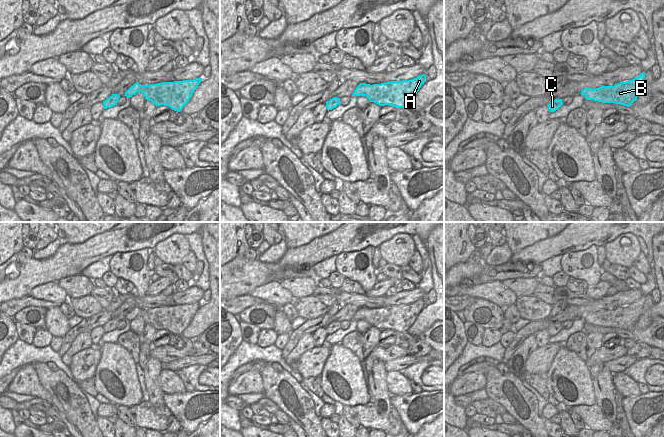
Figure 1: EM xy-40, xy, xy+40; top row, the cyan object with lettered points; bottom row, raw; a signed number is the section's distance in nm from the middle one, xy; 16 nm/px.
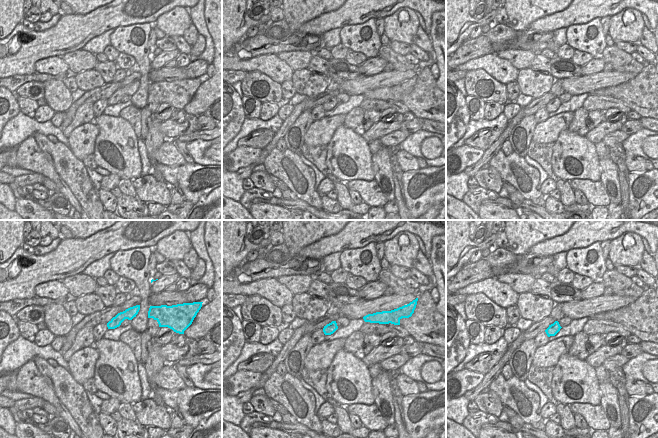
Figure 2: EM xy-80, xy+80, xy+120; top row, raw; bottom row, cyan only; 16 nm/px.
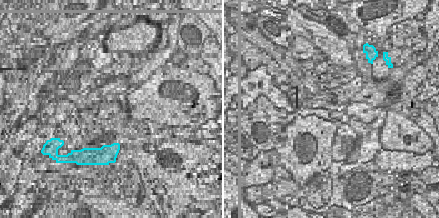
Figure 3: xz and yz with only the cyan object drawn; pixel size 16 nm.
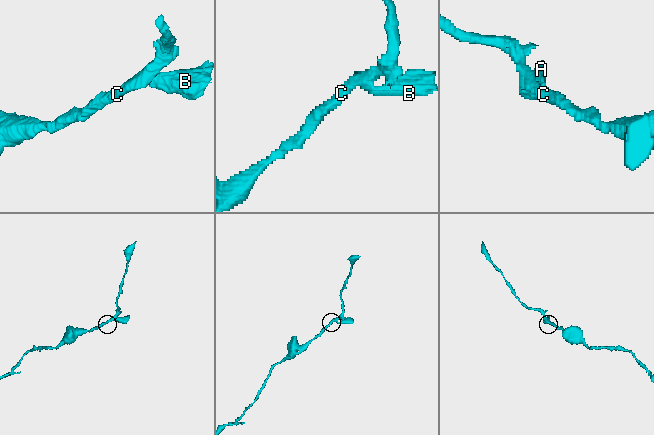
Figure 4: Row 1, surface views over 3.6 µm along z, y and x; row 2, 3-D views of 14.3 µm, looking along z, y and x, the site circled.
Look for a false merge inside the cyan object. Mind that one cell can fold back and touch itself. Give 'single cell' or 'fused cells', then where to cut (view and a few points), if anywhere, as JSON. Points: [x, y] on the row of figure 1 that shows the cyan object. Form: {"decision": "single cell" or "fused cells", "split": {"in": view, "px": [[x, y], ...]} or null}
{"decision": "single cell", "split": null}

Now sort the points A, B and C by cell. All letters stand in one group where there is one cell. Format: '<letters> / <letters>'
A B C

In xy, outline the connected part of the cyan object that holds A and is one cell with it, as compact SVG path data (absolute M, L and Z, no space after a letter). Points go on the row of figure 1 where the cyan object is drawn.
M422 74L411 80L373 85L360 83L352 95L366 96L370 102L379 106L390 105L396 108L407 108L425 81L426 75Z

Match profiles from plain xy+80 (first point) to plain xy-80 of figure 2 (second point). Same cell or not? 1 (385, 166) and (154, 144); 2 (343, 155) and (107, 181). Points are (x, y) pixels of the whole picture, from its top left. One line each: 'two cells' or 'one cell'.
1: one cell
2: two cells

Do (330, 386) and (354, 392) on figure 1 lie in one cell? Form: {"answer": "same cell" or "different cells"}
{"answer": "same cell"}

